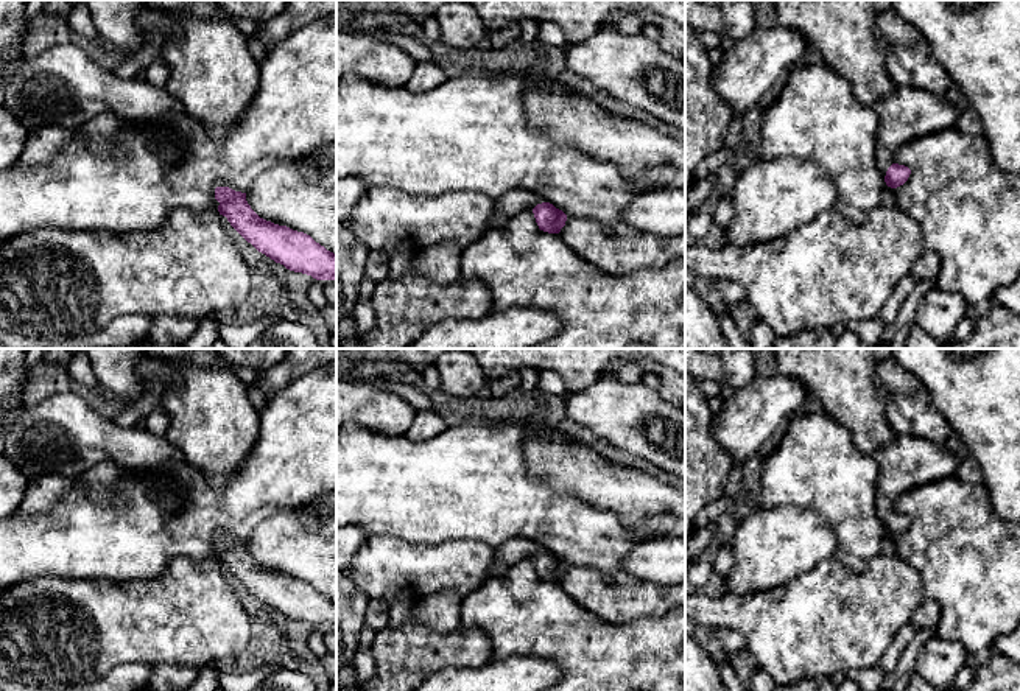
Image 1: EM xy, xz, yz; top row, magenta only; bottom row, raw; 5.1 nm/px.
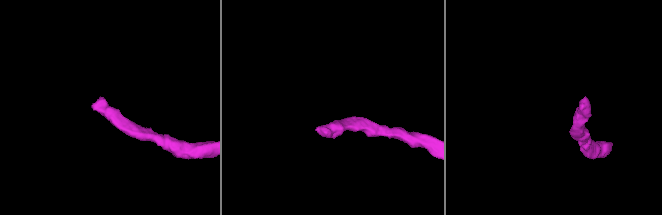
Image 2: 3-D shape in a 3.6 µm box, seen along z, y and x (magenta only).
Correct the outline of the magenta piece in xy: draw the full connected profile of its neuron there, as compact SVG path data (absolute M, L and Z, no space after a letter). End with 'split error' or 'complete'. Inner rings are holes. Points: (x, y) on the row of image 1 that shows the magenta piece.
M216 187L218 212L259 252L287 269L316 280L336 280L336 254L327 251L310 235L260 218L248 204L246 193Z; complete

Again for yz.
M909 86L874 104L878 115L877 167L891 188L903 185L911 170L895 162L897 151L927 134L956 126L961 110L941 96Z; split error

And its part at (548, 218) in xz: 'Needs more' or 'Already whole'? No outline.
Needs more

